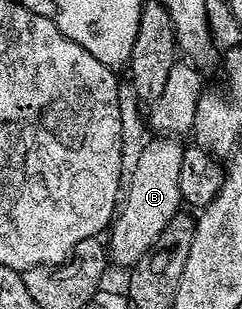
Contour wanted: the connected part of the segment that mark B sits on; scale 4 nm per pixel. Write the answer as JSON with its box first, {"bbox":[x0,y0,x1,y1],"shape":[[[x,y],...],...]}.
{"bbox":[109,137,184,269],"shape":[[[155,137],[136,157],[135,167],[130,168],[133,185],[129,185],[129,193],[122,200],[109,228],[109,259],[112,264],[120,263],[124,269],[130,268],[154,245],[157,237],[161,237],[171,218],[180,214],[179,178],[183,149],[184,144],[178,138]]]}

